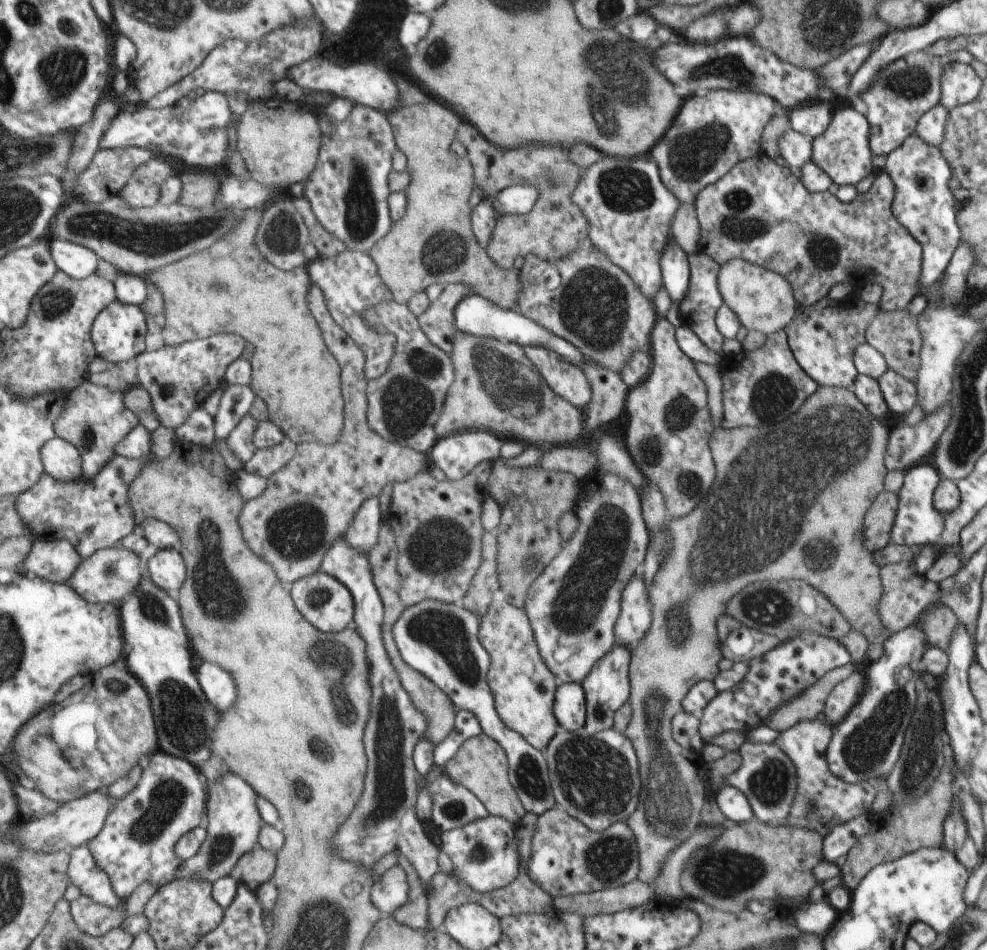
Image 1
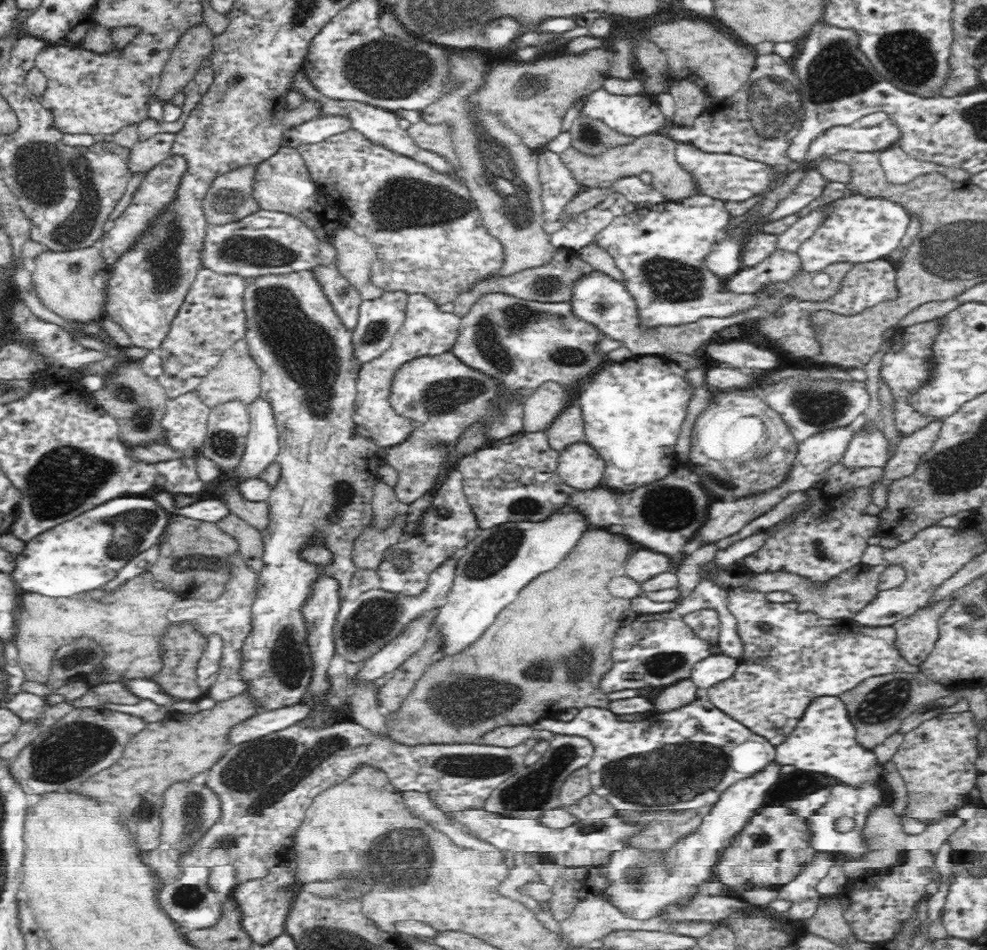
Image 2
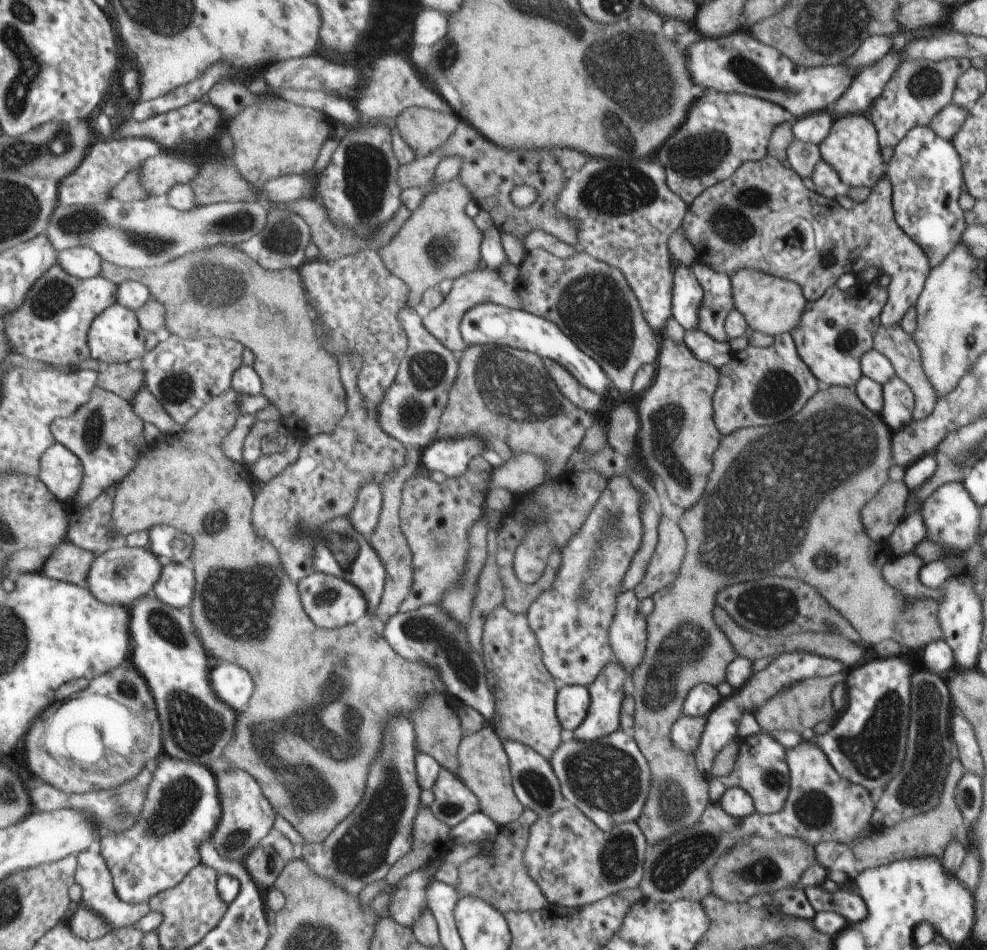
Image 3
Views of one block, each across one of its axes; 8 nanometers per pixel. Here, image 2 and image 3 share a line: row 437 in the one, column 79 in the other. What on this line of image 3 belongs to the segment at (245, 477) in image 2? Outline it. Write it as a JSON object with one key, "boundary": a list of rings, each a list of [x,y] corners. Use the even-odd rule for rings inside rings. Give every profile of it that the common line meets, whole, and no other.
{"boundary":[[[75,248],[75,250],[65,250],[63,256],[59,256],[59,264],[63,264],[63,268],[71,276],[79,280],[91,280],[103,276],[105,260],[93,248]]]}

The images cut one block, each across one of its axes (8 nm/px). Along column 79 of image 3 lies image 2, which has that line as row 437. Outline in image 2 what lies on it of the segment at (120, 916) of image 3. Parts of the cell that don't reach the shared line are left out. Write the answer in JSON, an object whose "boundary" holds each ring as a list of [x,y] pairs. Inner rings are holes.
{"boundary":[[[882,430],[872,434],[856,432],[854,440],[850,442],[842,466],[848,470],[866,470],[866,468],[886,468],[890,458],[890,440]]]}

